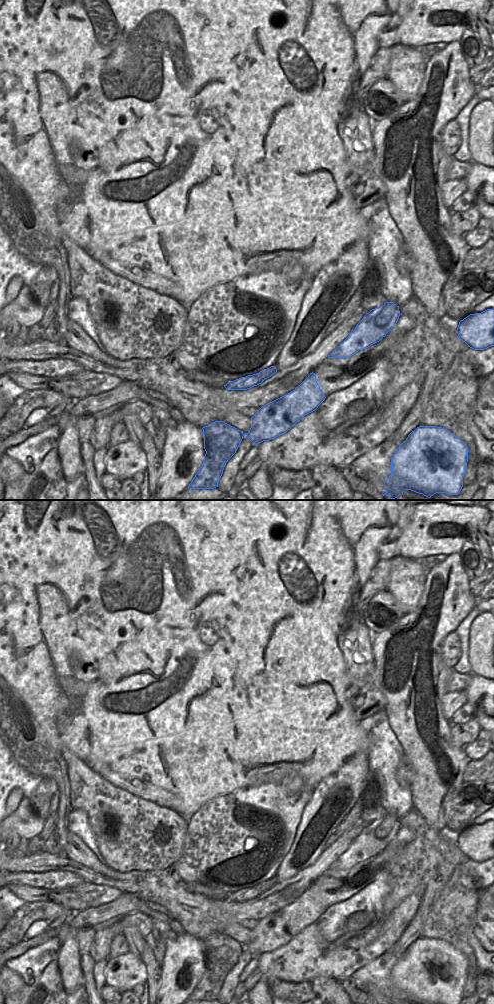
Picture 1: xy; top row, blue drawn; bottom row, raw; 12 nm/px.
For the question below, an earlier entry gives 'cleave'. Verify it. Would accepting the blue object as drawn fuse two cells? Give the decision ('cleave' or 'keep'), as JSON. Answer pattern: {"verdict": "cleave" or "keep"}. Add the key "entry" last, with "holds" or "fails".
{"verdict": "cleave", "entry": "holds"}

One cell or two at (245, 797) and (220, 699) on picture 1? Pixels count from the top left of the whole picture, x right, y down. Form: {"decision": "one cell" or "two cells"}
{"decision": "two cells"}

